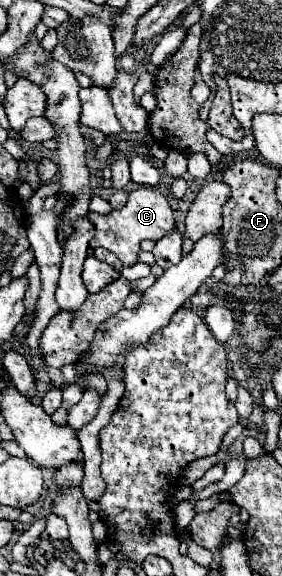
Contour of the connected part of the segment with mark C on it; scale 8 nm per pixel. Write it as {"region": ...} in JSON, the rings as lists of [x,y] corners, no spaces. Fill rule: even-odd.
{"region":[[[145,187],[143,189],[137,189],[137,191],[131,191],[129,193],[129,201],[125,203],[123,209],[111,211],[109,215],[89,213],[87,217],[91,219],[91,223],[97,229],[95,247],[109,249],[127,267],[137,263],[139,243],[143,239],[161,239],[161,237],[169,235],[175,229],[175,219],[173,219],[173,213],[171,213],[171,207],[169,207],[165,195],[159,193],[157,189],[145,189]]]}

